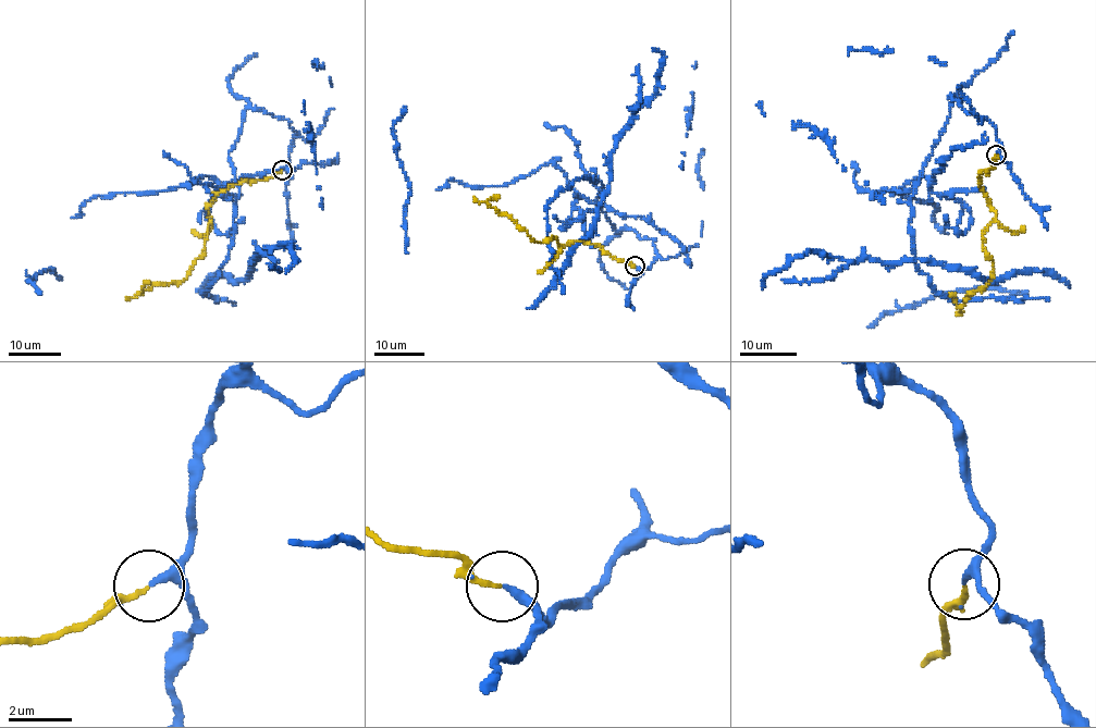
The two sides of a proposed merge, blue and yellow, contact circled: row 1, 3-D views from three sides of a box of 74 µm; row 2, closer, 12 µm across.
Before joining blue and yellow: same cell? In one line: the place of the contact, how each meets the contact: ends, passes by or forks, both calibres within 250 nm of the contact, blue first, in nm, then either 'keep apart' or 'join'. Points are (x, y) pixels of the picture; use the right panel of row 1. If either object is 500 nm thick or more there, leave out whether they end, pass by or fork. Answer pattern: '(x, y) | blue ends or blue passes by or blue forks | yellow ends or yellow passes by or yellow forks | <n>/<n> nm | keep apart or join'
(996, 155) | blue ends | yellow ends | 240/150 nm | join

